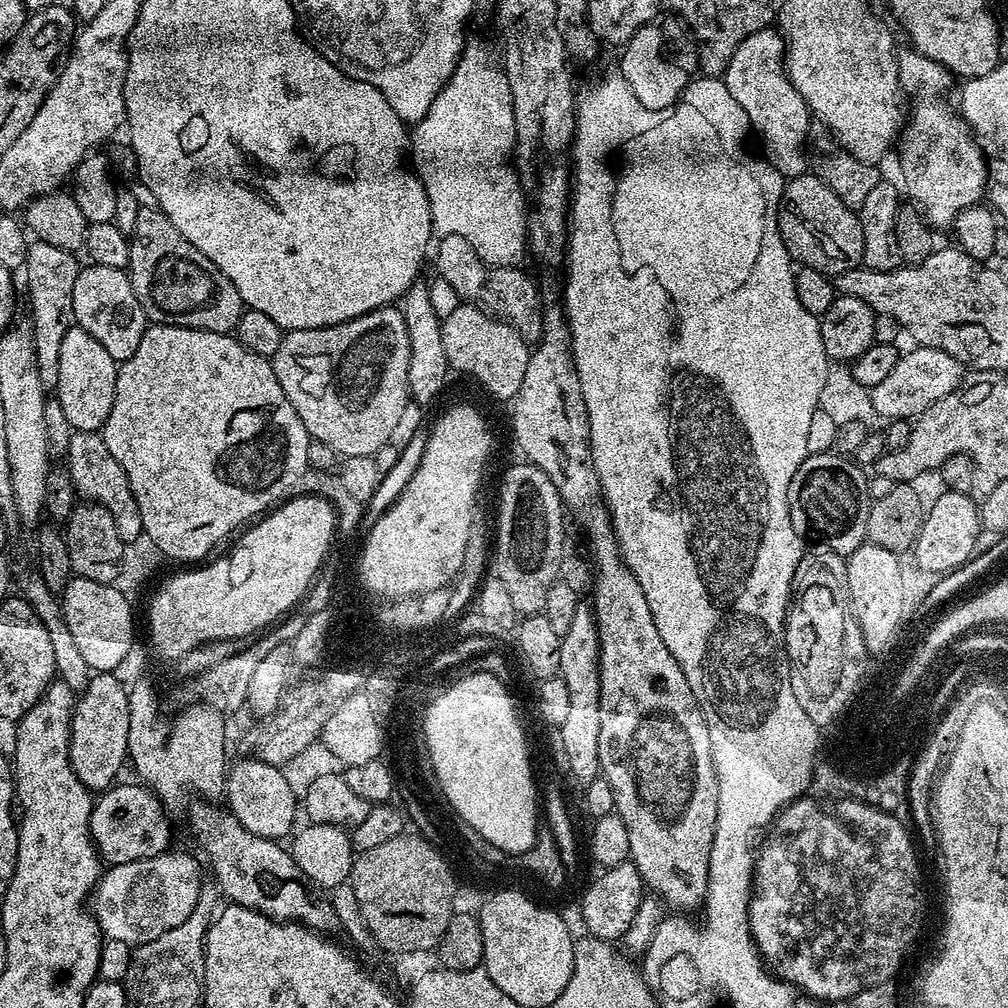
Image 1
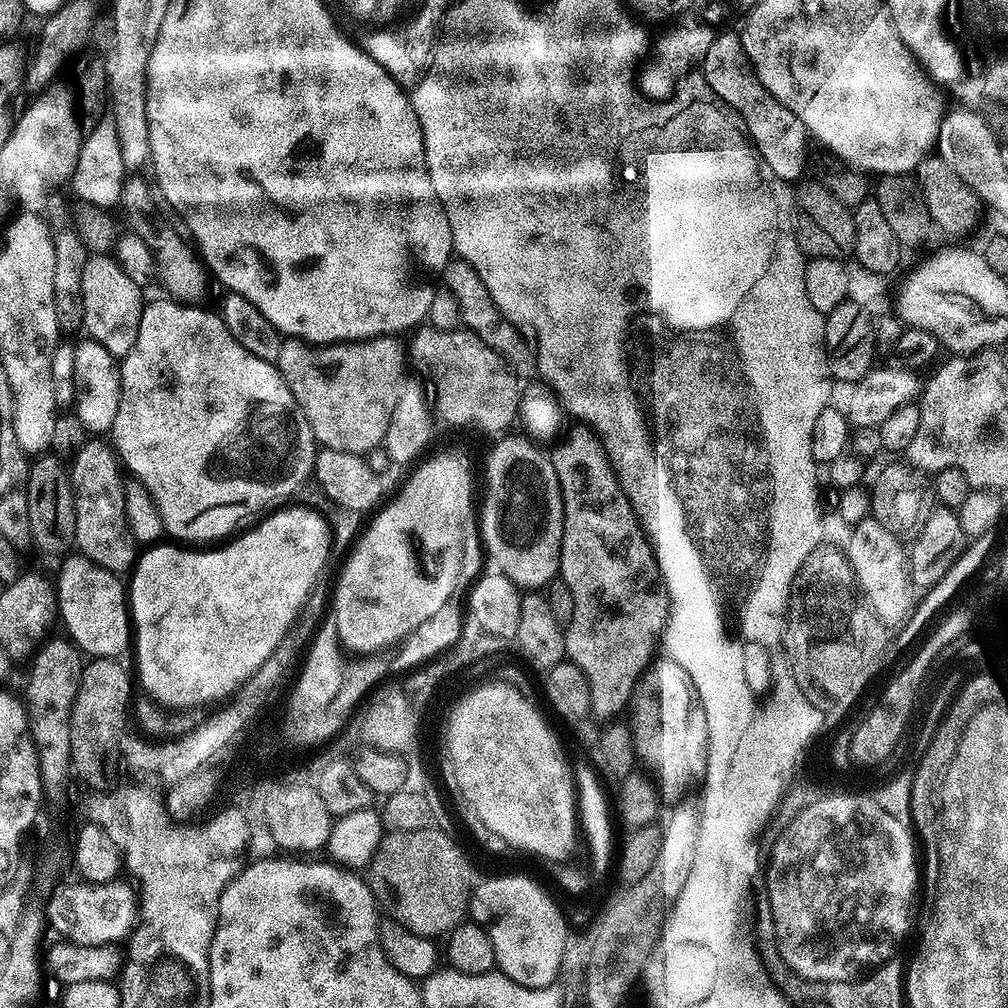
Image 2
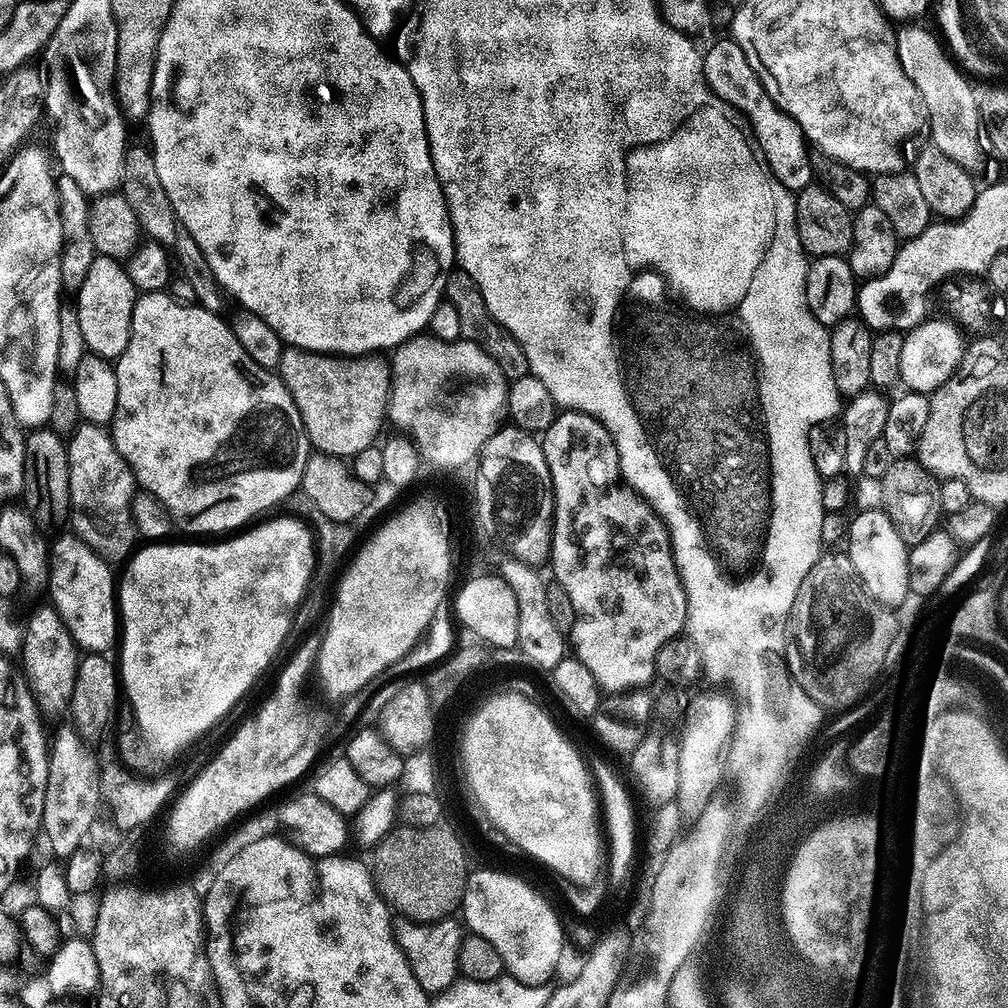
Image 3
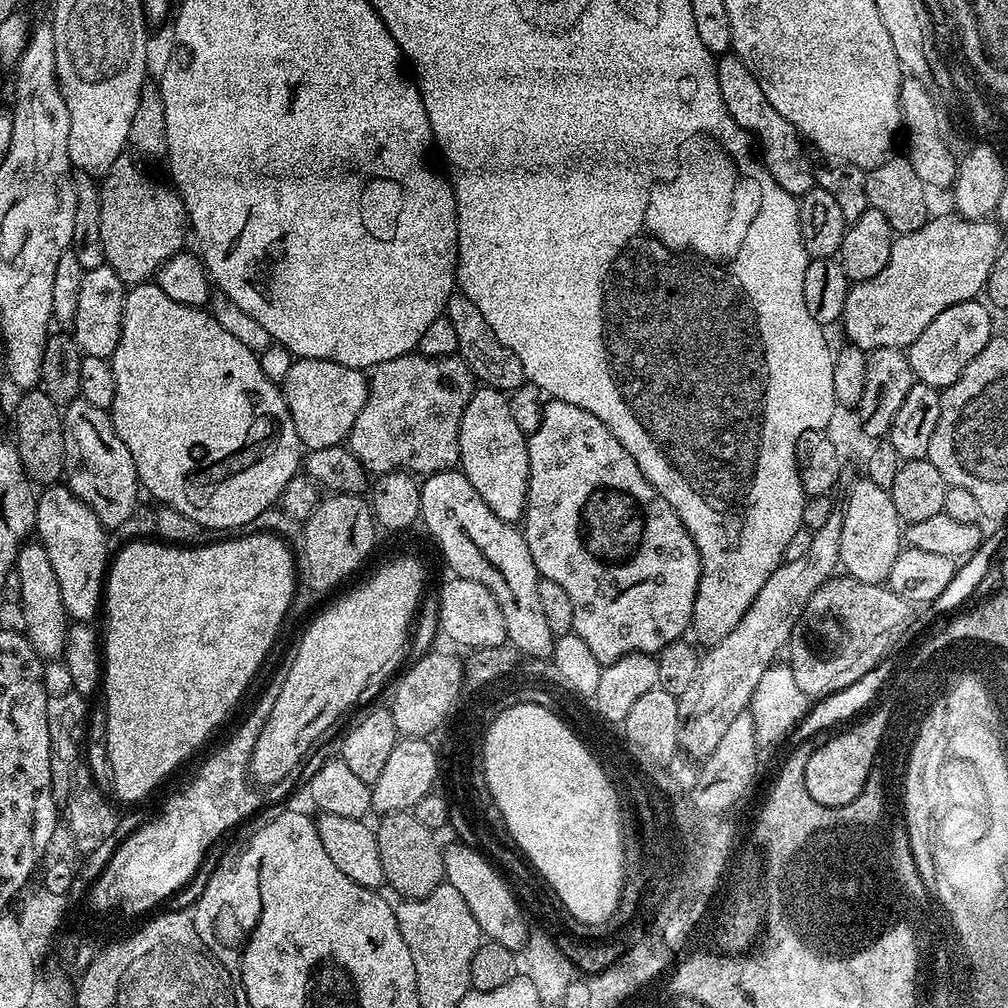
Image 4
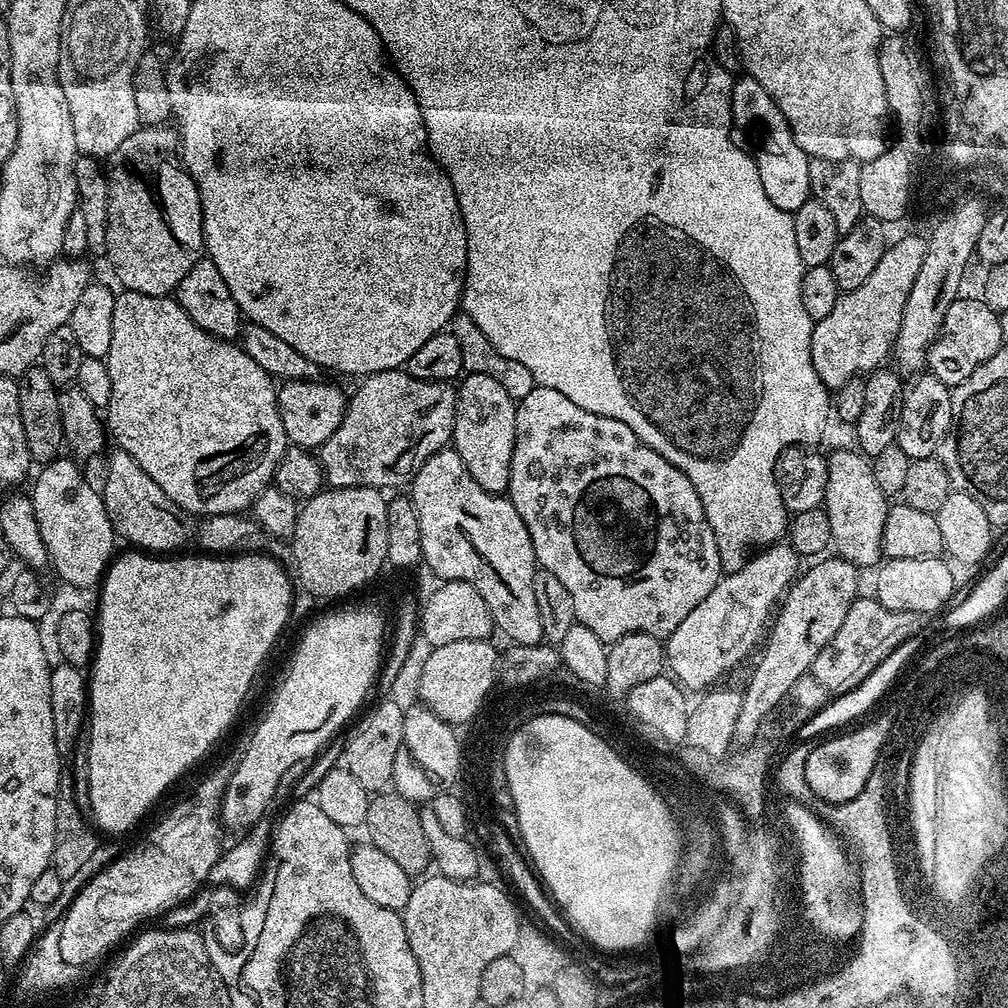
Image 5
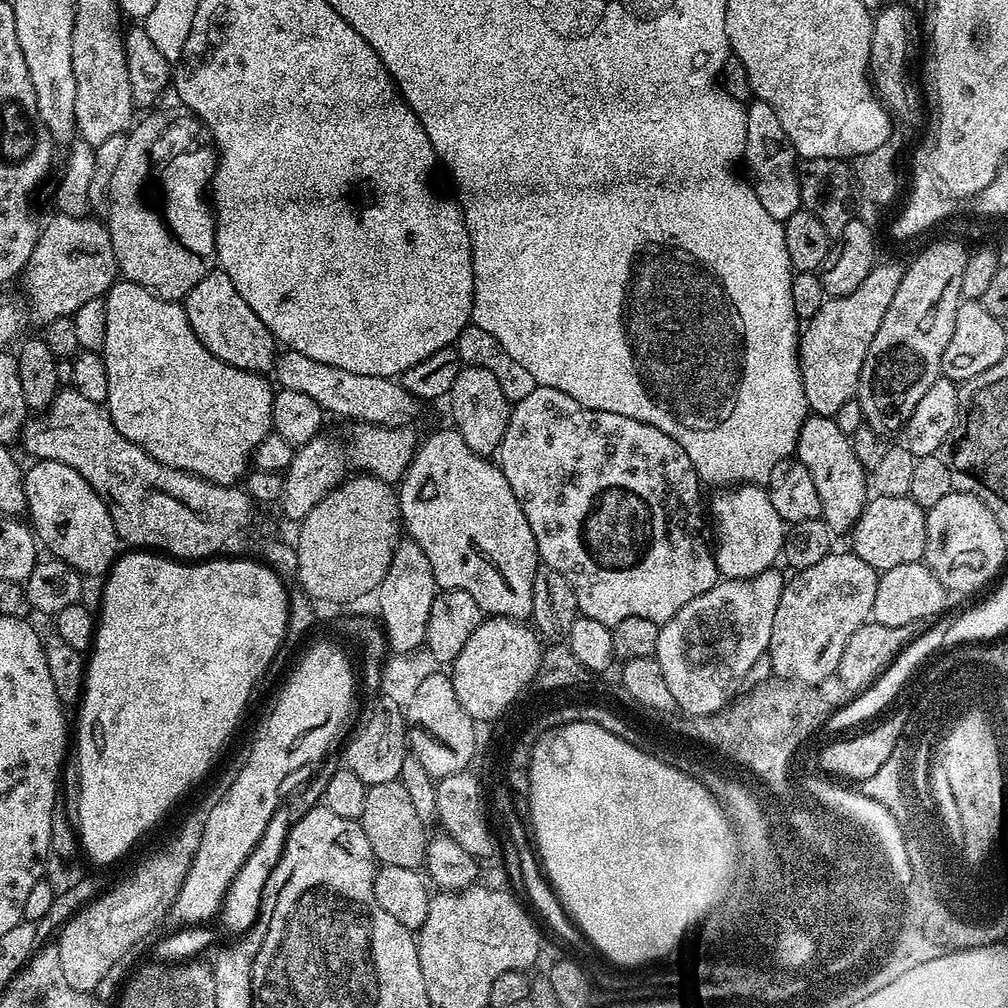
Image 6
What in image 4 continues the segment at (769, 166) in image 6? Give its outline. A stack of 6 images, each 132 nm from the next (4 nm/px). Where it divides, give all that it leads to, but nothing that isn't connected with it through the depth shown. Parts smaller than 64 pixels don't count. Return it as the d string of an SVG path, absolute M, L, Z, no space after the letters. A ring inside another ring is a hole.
M721 55L716 61L716 77L722 102L726 102L726 110L730 110L734 122L738 122L738 126L755 139L756 136L760 139L760 144L764 147L764 169L774 178L774 182L778 182L778 186L782 186L782 190L786 190L791 196L805 196L814 186L814 164L813 161L808 161L809 149L799 130L786 118L782 118L782 114L774 110L774 106L770 106L766 94L762 94L762 86L758 86L758 78L754 78L754 74L740 56Z

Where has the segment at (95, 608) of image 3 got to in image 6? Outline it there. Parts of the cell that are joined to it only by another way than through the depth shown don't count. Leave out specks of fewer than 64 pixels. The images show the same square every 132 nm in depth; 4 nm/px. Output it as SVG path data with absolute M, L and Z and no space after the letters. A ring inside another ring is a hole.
M36 460L24 472L24 489L28 503L26 516L37 541L43 547L45 544L55 559L66 562L75 572L88 578L103 577L118 559L118 537L110 510L106 510L90 482L86 482L78 470L62 462Z

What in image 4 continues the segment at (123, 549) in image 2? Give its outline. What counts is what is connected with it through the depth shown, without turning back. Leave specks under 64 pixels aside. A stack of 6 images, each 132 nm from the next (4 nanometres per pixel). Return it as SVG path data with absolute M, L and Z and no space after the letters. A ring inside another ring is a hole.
M76 399L62 412L64 418L64 474L66 487L96 515L106 530L120 528L136 512L136 495L142 485L136 478L134 458L118 438L112 417L98 406Z

